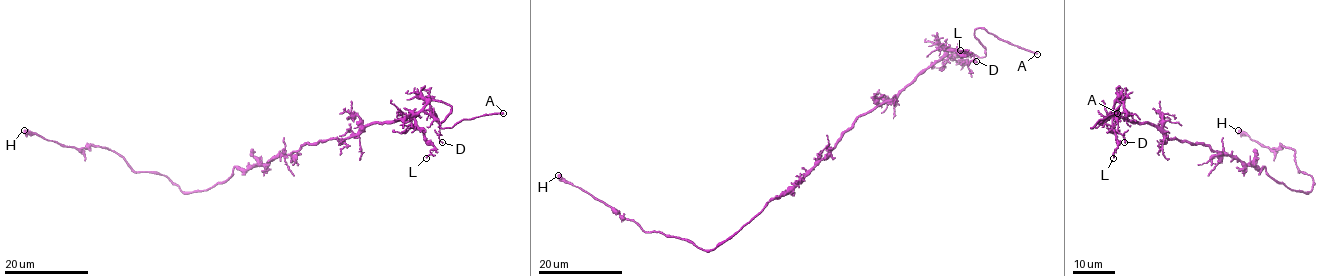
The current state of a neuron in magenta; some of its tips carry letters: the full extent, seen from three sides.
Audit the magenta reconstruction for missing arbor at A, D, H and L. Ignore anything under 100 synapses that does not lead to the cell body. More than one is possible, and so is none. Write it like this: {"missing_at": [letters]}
{"missing_at": ["A"]}

